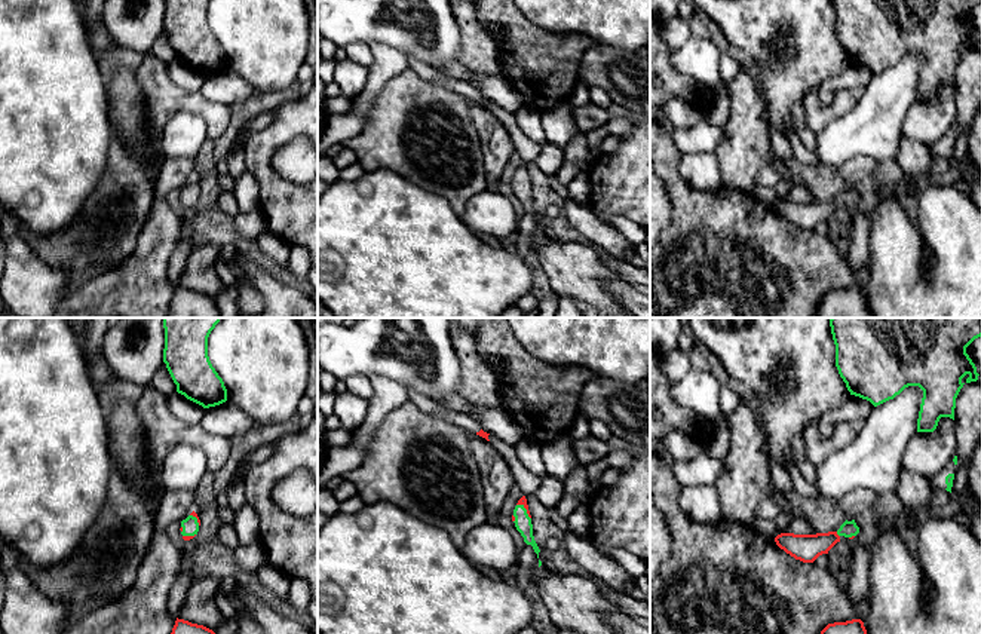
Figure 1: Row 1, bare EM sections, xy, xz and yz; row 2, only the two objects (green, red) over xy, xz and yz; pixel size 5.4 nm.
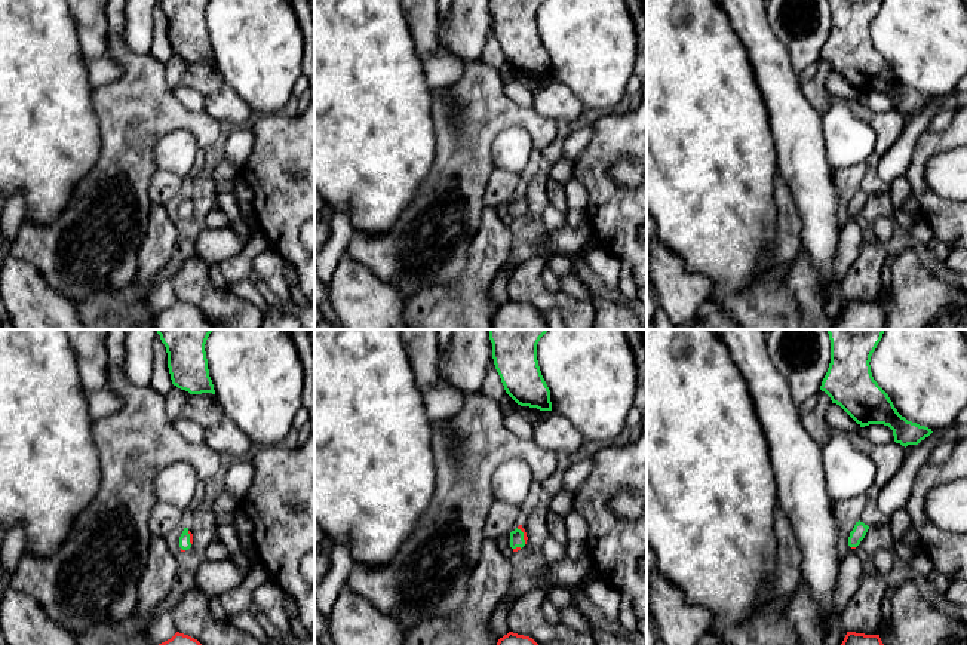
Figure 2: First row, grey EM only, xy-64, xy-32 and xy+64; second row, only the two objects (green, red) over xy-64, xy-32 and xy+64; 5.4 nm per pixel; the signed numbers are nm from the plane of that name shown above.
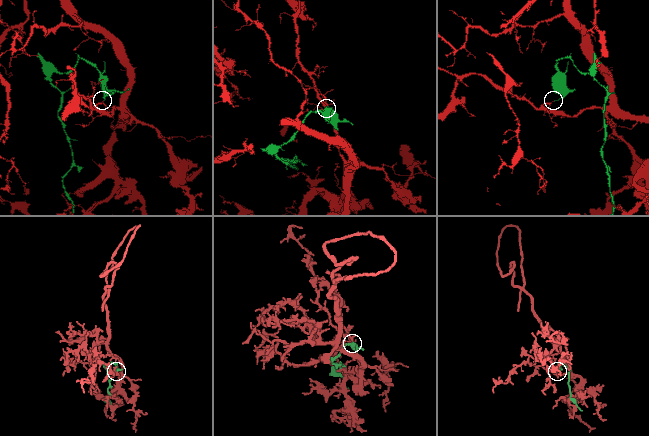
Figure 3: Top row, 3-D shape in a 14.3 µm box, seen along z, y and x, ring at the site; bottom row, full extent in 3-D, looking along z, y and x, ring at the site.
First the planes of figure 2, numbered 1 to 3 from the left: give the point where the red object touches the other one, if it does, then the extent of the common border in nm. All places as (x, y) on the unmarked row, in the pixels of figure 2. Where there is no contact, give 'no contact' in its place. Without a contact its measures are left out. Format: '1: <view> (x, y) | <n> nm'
1: xy-64 (189, 205) | 80 nm
2: xy-32 (522, 203) | 100 nm
3: xy+64 (853, 214) | 30 nm

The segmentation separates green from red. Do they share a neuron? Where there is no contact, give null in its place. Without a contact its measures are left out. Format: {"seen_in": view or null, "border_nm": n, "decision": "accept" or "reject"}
{"seen_in": "xz", "border_nm": 120, "decision": "reject"}

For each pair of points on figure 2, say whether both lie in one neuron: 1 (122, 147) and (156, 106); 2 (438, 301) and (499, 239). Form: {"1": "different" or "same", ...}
{"1": "same", "2": "same"}

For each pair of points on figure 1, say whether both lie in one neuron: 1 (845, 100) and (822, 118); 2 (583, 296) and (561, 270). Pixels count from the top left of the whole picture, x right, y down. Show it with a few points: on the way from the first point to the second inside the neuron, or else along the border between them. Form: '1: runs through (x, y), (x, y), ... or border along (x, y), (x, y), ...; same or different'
1: runs through (839, 106), (828, 112); same
2: runs through (581, 290), (567, 276); same

